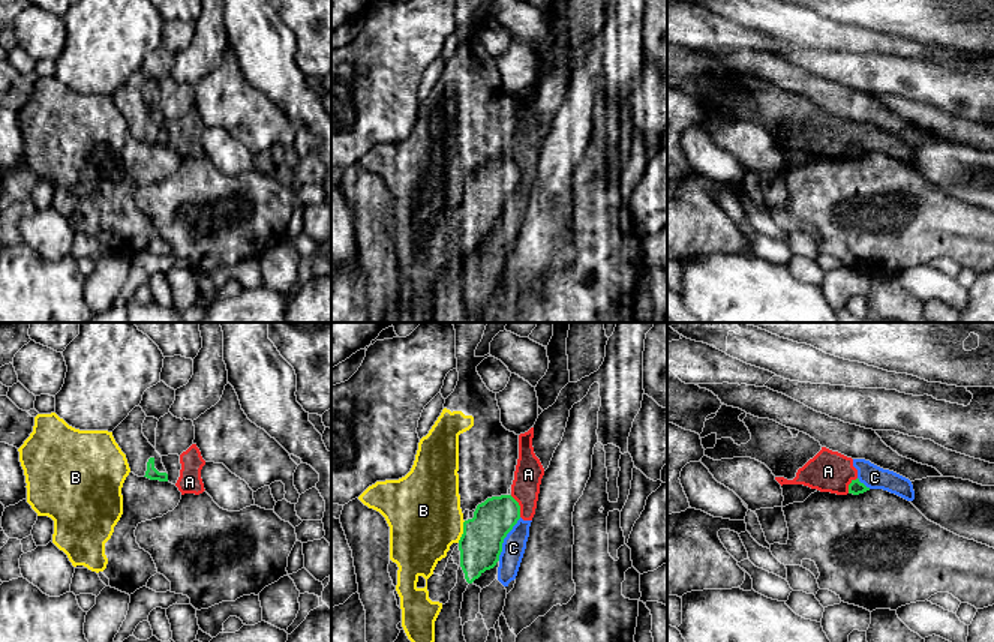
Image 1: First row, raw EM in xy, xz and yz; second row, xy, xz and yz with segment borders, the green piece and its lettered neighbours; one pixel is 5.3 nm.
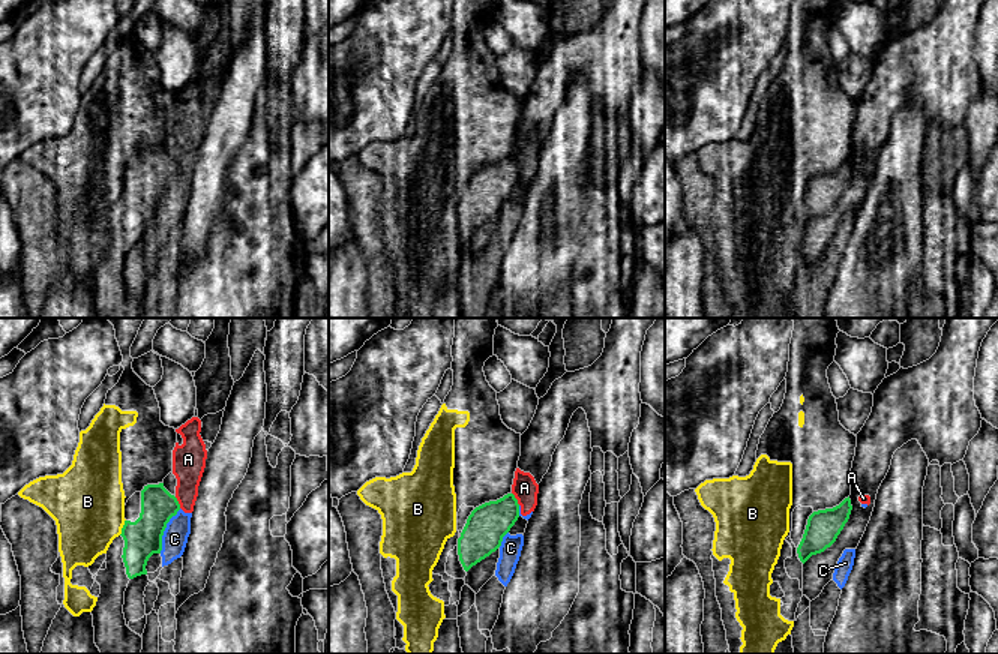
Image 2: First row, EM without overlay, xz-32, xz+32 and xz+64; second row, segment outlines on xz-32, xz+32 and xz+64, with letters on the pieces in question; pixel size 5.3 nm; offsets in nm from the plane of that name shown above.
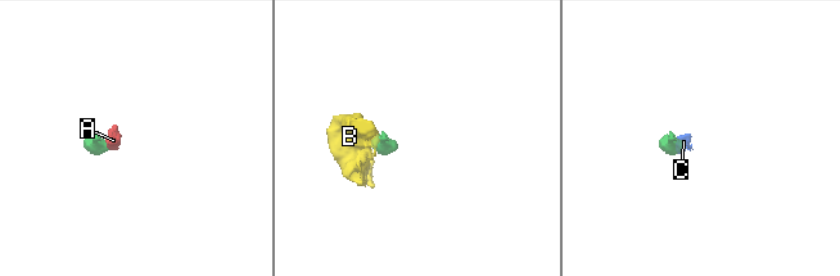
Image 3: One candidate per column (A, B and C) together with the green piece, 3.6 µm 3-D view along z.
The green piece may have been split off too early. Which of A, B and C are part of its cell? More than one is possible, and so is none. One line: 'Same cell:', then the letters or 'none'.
Same cell: none

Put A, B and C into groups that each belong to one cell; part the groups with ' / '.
A C / B

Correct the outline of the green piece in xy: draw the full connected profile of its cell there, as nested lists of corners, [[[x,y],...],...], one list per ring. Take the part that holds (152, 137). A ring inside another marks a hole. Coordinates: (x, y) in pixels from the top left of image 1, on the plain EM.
[[[135,70],[129,80],[112,94],[112,100],[126,118],[130,136],[150,144],[168,146],[168,136],[160,118],[142,98],[145,76]]]

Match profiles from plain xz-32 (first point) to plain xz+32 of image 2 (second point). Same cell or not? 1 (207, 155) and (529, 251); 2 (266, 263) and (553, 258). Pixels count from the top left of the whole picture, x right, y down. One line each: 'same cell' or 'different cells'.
1: same cell
2: different cells

